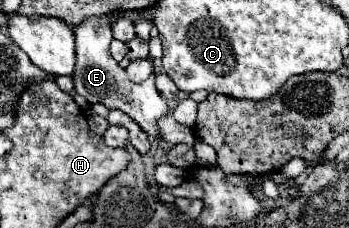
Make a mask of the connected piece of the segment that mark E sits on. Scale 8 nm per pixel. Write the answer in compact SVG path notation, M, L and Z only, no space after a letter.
M106 16L98 18L88 18L74 30L76 36L76 72L74 72L74 90L88 100L88 104L104 104L108 108L118 108L132 116L134 122L140 124L140 128L150 134L160 138L158 128L156 128L156 118L164 116L168 110L166 100L158 94L154 80L146 80L142 84L130 82L126 78L126 70L114 62L110 56L110 42L112 42L112 30L110 24L106 22Z

